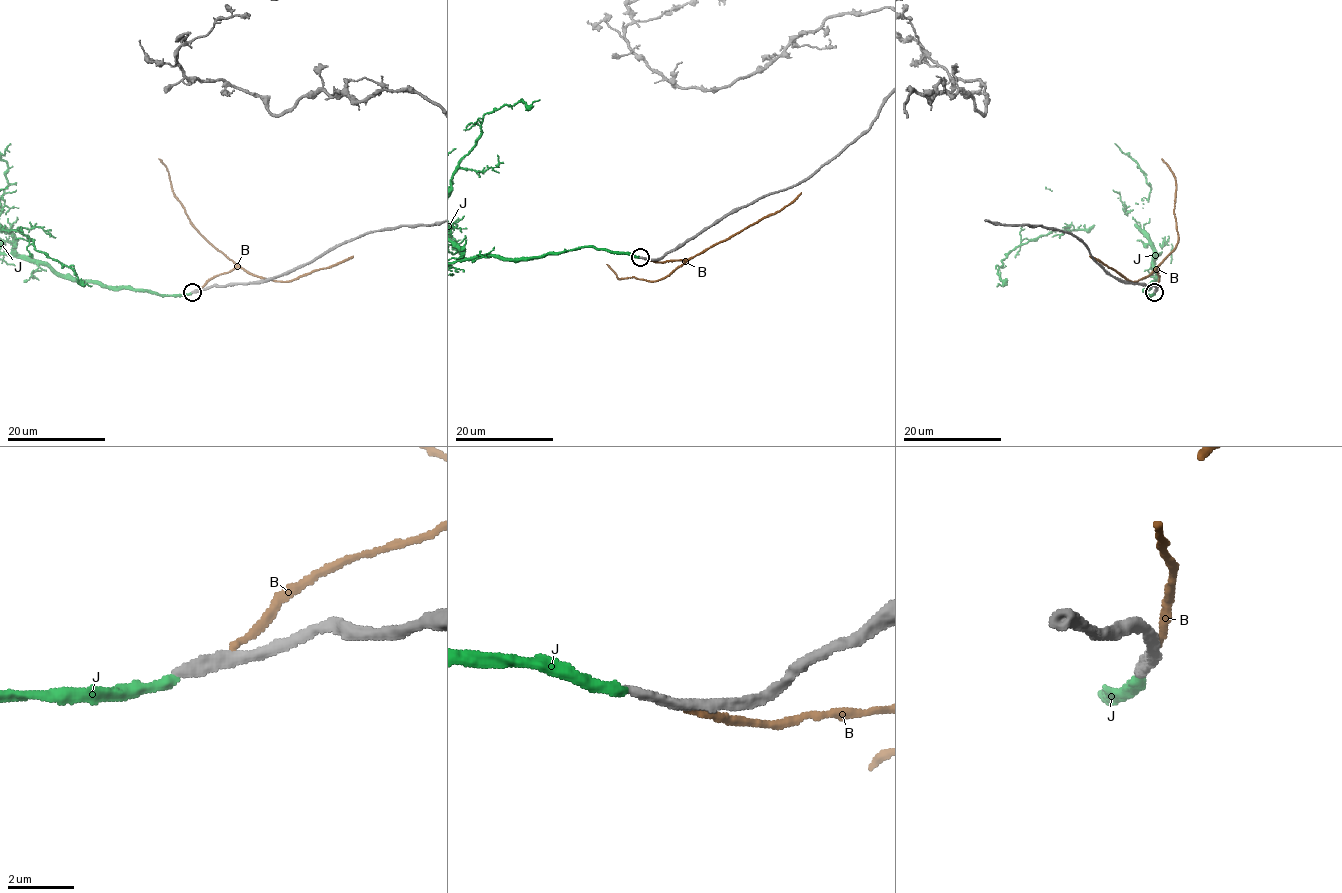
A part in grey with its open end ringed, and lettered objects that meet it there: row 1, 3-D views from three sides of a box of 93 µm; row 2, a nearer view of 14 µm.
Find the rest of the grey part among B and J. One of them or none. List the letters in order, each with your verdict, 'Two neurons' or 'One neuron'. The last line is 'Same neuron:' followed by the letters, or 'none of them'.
B: Two neurons
J: One neuron
Same neuron: J

